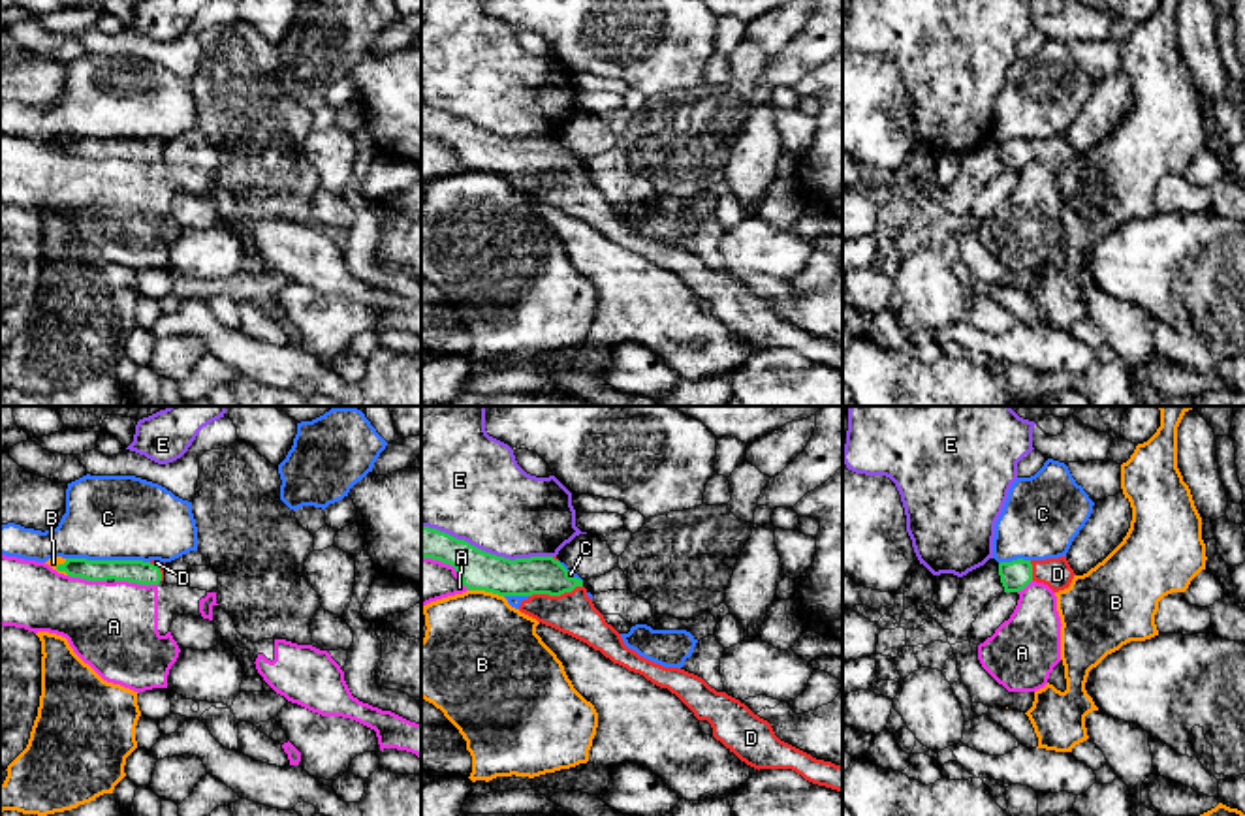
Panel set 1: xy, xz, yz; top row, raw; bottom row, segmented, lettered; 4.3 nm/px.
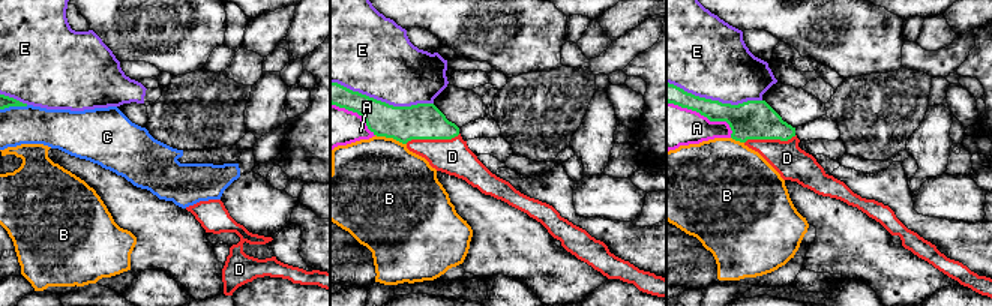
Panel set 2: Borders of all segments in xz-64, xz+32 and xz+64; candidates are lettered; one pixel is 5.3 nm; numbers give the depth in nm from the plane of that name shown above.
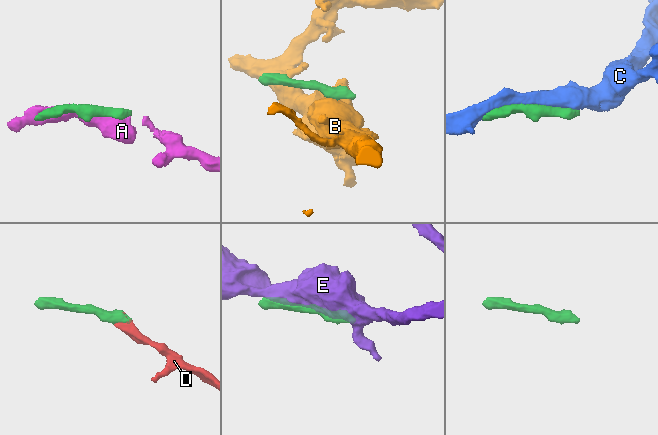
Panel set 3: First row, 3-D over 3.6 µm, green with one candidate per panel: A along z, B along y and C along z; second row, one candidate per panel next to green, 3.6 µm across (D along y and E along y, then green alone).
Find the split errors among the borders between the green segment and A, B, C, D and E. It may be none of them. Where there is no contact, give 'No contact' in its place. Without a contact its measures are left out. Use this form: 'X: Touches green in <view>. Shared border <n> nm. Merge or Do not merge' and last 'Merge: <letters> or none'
A: Touches green in xy. Shared border 190 nm. Do not merge
B: Touches green in xz. Shared border 160 nm. Do not merge
C: Touches green in xy. Shared border 360 nm. Do not merge
D: Touches green in xz. Shared border 240 nm. Merge
E: Touches green in xz. Shared border 600 nm. Do not merge
Merge: D

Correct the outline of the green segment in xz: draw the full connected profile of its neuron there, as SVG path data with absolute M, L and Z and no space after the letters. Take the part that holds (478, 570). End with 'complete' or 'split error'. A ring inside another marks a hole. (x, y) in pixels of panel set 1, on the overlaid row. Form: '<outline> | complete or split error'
M421 526L421 557L453 566L468 590L523 596L521 613L668 688L698 720L707 720L713 737L747 765L758 771L792 769L812 784L843 792L841 765L816 760L780 741L767 720L726 692L717 692L701 677L679 667L664 667L628 649L621 634L594 607L583 581L570 577L557 557L510 560L429 526Z | split error

